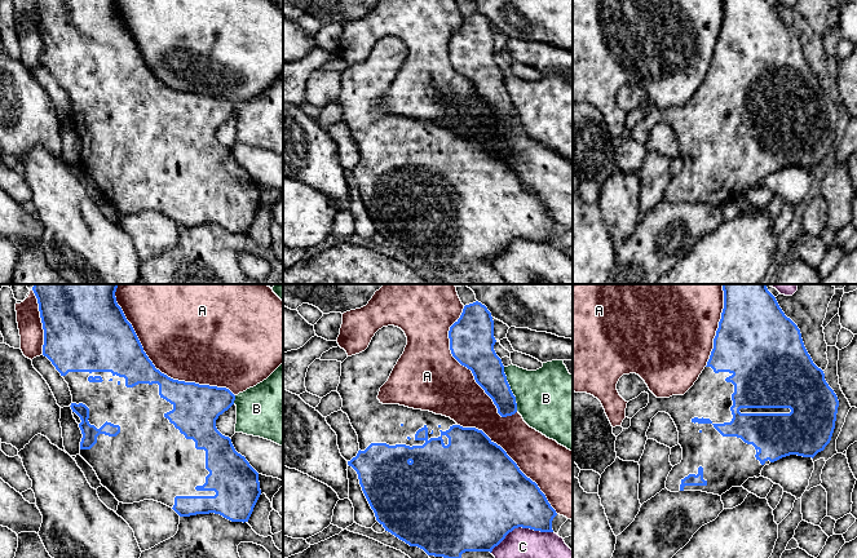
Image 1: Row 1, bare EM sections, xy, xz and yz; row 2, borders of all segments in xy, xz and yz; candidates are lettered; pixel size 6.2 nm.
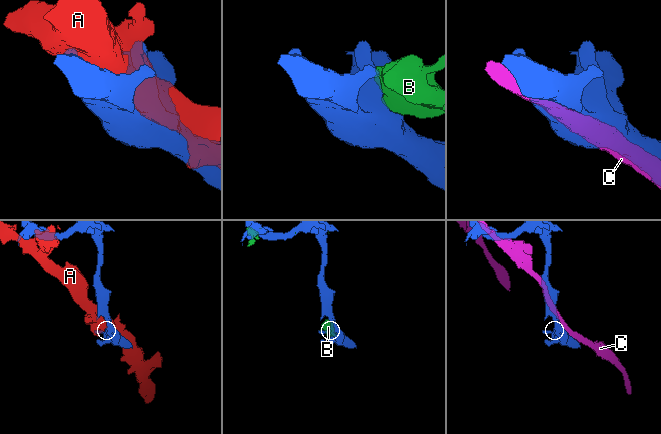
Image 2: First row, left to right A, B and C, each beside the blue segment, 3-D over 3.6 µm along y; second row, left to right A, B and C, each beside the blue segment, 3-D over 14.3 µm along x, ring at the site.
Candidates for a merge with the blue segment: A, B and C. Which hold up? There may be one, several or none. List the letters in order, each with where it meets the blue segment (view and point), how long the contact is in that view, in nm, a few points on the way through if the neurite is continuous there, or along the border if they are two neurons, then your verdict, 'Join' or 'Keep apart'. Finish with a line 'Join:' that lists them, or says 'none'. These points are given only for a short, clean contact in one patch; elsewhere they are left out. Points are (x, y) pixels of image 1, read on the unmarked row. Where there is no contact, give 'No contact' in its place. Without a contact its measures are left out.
A: Touches blue at xy (155, 79). Shared border 1000 nm. Keep apart
B: Touches blue at xz (509, 100). Shared border 300 nm. Keep apart
C: Touches blue at xz (521, 237). Shared border 420 nm. Keep apart
Join: none

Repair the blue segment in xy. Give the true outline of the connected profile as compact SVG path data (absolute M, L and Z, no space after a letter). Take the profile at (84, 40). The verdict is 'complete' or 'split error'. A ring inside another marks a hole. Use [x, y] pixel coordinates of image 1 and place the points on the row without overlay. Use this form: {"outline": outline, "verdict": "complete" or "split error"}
{"outline": "M32 0L39 14L40 28L44 40L43 66L69 94L74 129L79 134L83 149L80 167L93 178L101 195L106 198L119 213L133 214L143 211L154 211L172 218L180 227L196 225L220 225L231 232L248 232L253 218L261 205L259 183L249 176L244 167L238 164L229 147L222 146L216 138L216 130L227 121L235 111L235 106L226 98L199 96L168 88L155 79L122 18L116 13L116 0Z", "verdict": "split error"}

